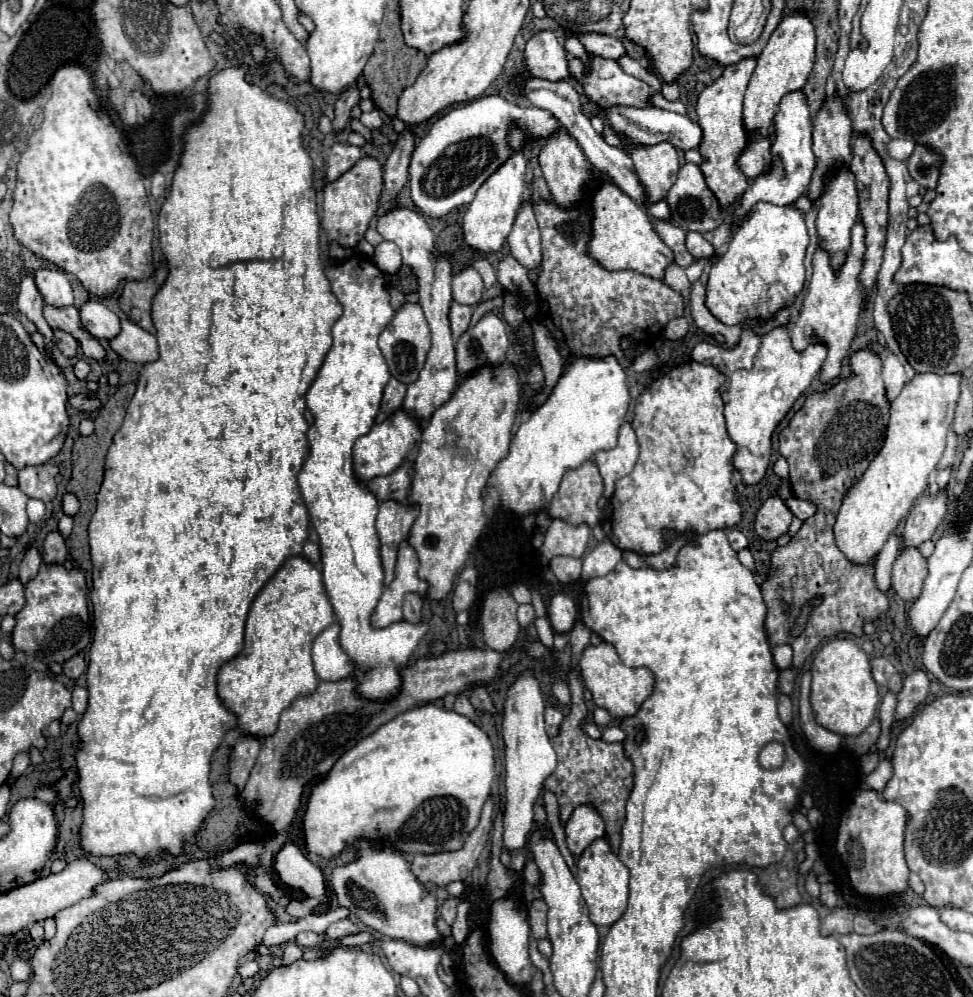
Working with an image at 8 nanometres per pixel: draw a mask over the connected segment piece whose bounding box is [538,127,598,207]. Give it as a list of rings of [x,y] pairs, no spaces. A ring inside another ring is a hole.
[[[564,127],[556,129],[544,143],[544,147],[540,149],[540,167],[542,173],[548,181],[548,187],[552,191],[552,201],[560,207],[572,207],[576,201],[580,201],[584,197],[582,185],[592,179],[598,177],[596,171],[592,169],[592,165],[586,161],[580,145],[576,143],[576,139],[572,139],[572,135],[568,135],[568,131],[564,131]]]

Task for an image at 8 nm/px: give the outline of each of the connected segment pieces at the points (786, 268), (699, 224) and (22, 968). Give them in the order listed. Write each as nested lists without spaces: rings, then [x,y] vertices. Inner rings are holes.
[[[756,203],[742,219],[728,251],[720,255],[710,271],[706,307],[726,325],[738,325],[746,319],[768,319],[782,305],[790,305],[804,287],[804,253],[808,231],[802,211],[794,205],[778,207],[774,203]]]
[[[684,163],[680,167],[678,179],[672,185],[672,189],[666,195],[666,201],[672,209],[672,223],[678,225],[684,231],[698,231],[698,233],[706,233],[716,229],[722,223],[722,211],[720,211],[720,203],[714,197],[714,193],[710,191],[710,187],[704,181],[704,173],[700,171],[698,165],[694,163]]]
[[[14,959],[10,965],[10,977],[12,981],[28,981],[32,973],[32,967],[26,959]]]

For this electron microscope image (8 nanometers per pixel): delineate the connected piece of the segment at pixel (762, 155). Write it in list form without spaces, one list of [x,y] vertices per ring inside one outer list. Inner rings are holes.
[[[792,11],[792,15],[782,17],[782,21],[768,39],[768,45],[758,55],[758,65],[752,73],[744,97],[744,125],[750,131],[750,143],[738,159],[738,167],[748,179],[758,177],[762,171],[766,171],[766,167],[772,161],[768,135],[774,115],[778,111],[778,103],[782,95],[786,95],[788,91],[804,87],[814,65],[814,45],[816,45],[816,35],[812,21],[808,19],[808,15],[804,15],[804,11]]]

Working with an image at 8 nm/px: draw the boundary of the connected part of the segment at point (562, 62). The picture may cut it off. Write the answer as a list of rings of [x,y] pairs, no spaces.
[[[540,31],[526,43],[524,61],[528,71],[534,77],[542,77],[548,81],[566,79],[570,77],[570,71],[568,71],[570,59],[572,57],[558,43],[556,35],[550,31]]]

